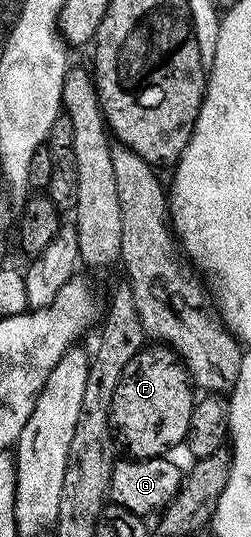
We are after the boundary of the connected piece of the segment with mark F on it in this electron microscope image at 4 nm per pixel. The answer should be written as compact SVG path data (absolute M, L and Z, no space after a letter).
M165 345L143 346L136 357L124 365L120 385L116 385L116 393L112 393L111 436L121 454L131 460L169 456L173 447L181 448L185 444L195 402L195 388L178 354Z

